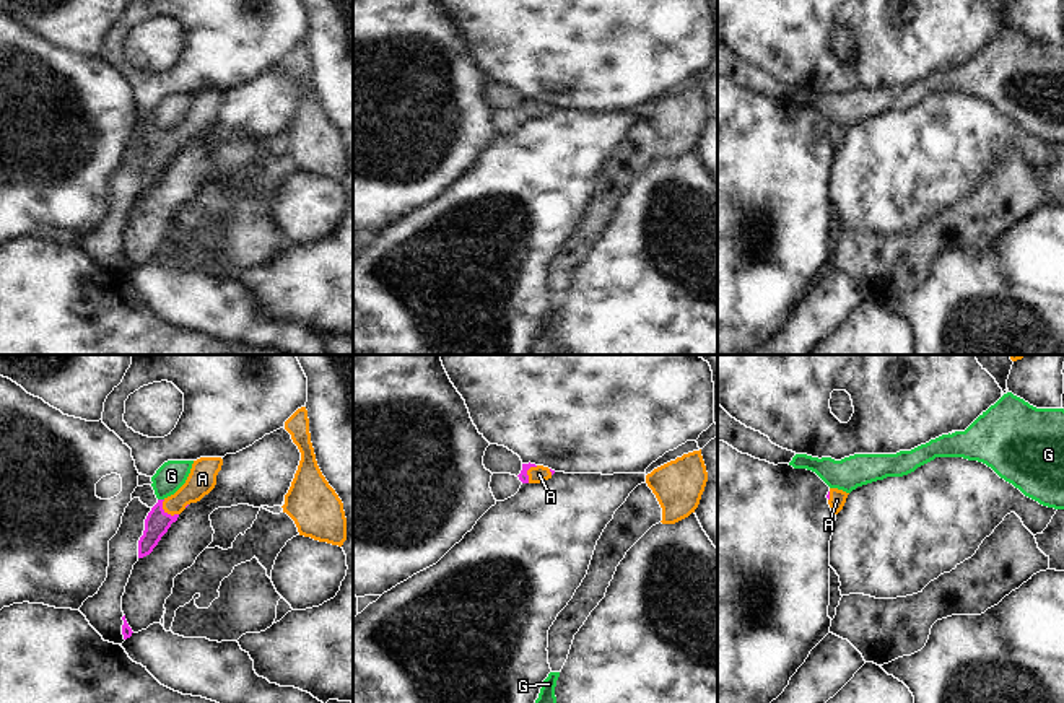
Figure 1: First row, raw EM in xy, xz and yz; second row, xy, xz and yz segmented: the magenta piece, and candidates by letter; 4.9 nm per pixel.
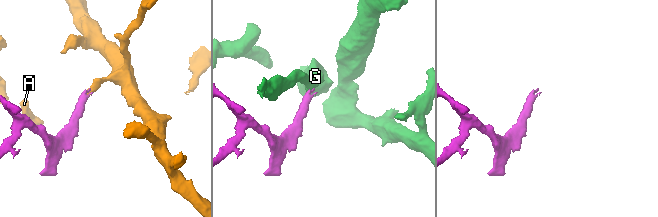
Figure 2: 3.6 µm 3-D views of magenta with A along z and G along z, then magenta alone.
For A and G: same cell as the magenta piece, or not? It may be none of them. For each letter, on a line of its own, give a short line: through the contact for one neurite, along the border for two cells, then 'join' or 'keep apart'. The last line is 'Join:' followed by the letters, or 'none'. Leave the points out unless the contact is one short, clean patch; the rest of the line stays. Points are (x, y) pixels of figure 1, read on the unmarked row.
A: line xy (156, 158), (166, 148), (202, 114); join
G: line xy (158, 134), (163, 135); keep apart
Join: A

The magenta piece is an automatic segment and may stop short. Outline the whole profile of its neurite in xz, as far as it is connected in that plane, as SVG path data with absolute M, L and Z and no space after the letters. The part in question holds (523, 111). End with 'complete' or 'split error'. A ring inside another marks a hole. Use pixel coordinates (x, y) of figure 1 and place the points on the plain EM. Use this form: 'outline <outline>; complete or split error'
outline M529 98L529 99L522 99L522 106L517 112L522 119L542 119L552 114L553 109L555 106L548 103L535 101Z; split error

